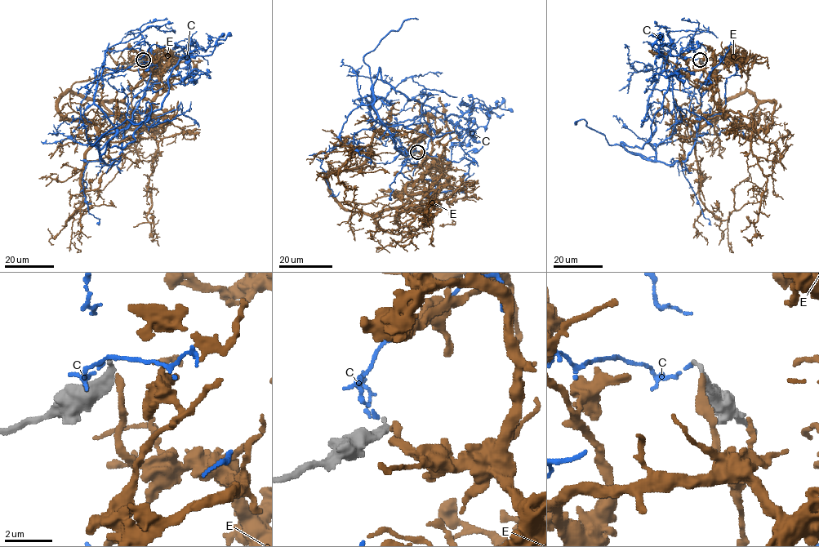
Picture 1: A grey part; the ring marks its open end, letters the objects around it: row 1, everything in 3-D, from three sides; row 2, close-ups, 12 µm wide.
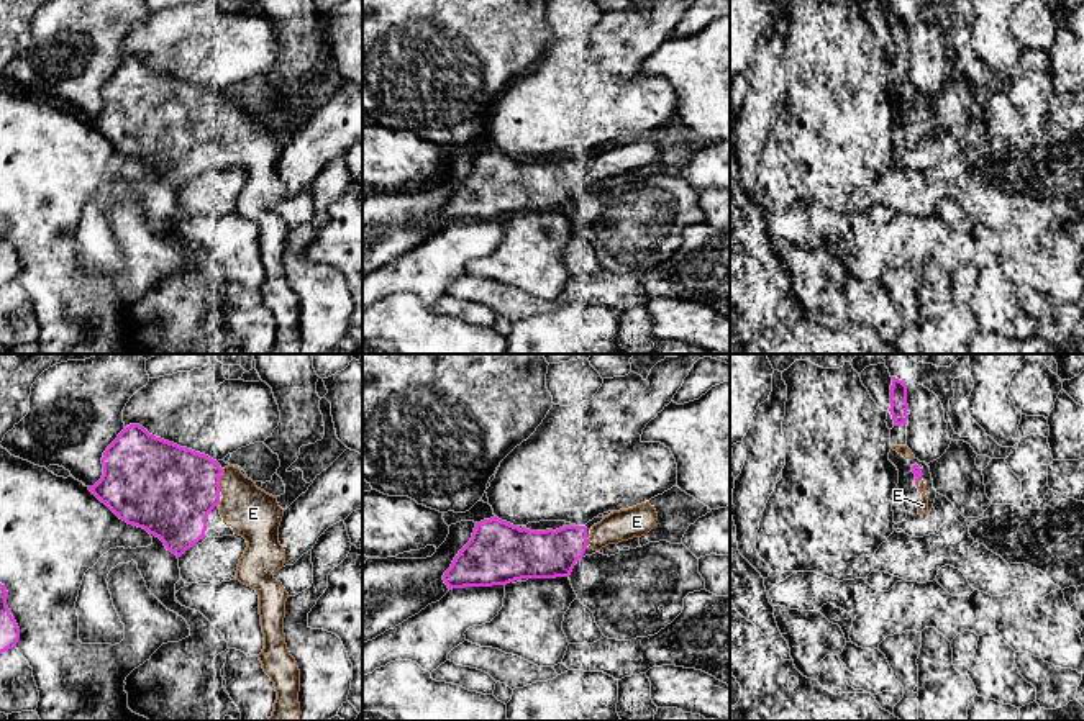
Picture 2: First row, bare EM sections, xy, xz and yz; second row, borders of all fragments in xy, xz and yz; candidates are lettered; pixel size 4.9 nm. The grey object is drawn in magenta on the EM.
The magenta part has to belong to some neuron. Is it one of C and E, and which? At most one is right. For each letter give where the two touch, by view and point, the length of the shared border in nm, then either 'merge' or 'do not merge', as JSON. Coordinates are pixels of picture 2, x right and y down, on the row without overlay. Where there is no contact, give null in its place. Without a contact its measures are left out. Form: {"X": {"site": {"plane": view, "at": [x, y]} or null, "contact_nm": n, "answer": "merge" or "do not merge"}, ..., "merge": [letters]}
{"C": {"site": null, "answer": "do not merge"}, "E": {"site": {"plane": "xy", "at": [218, 117]}, "contact_nm": 80, "answer": "merge"}, "merge": ["E"]}

